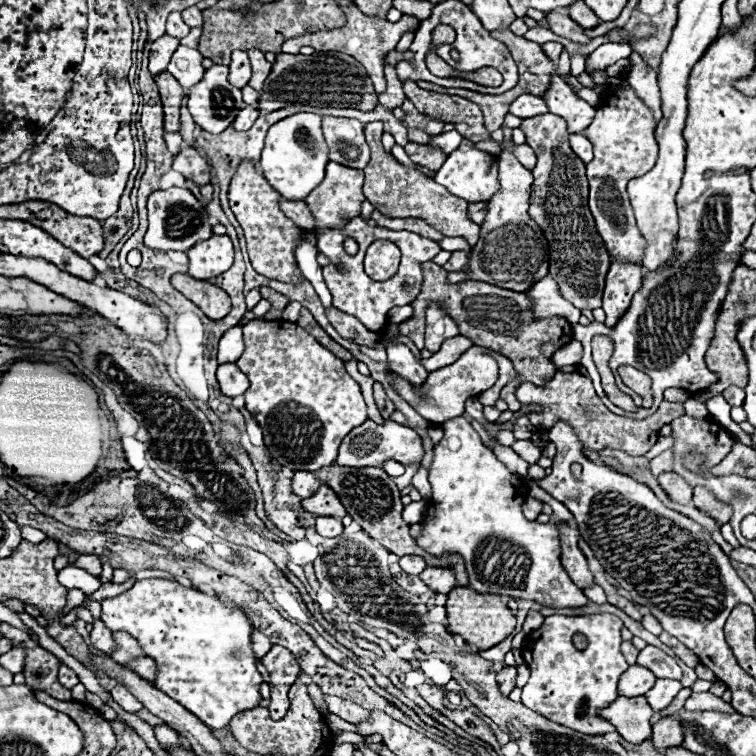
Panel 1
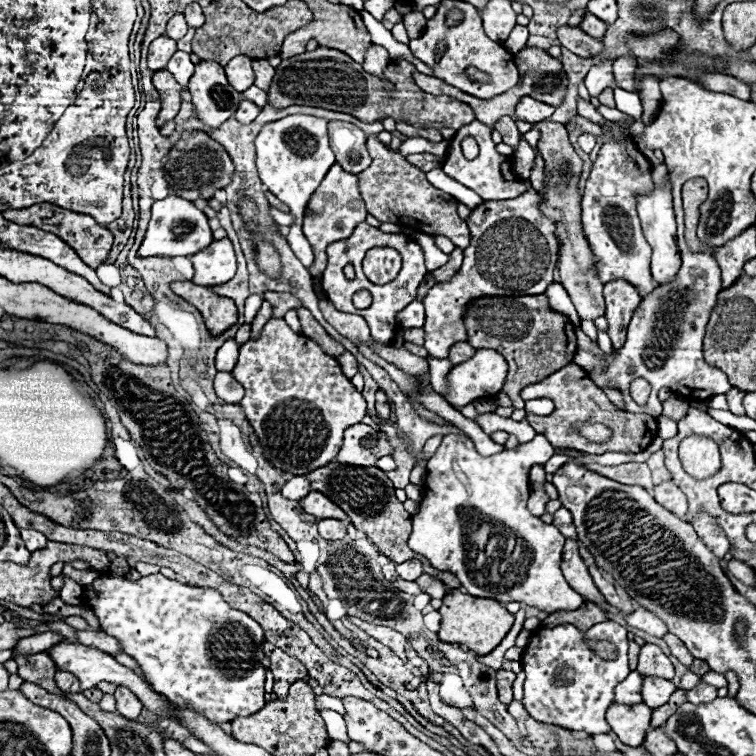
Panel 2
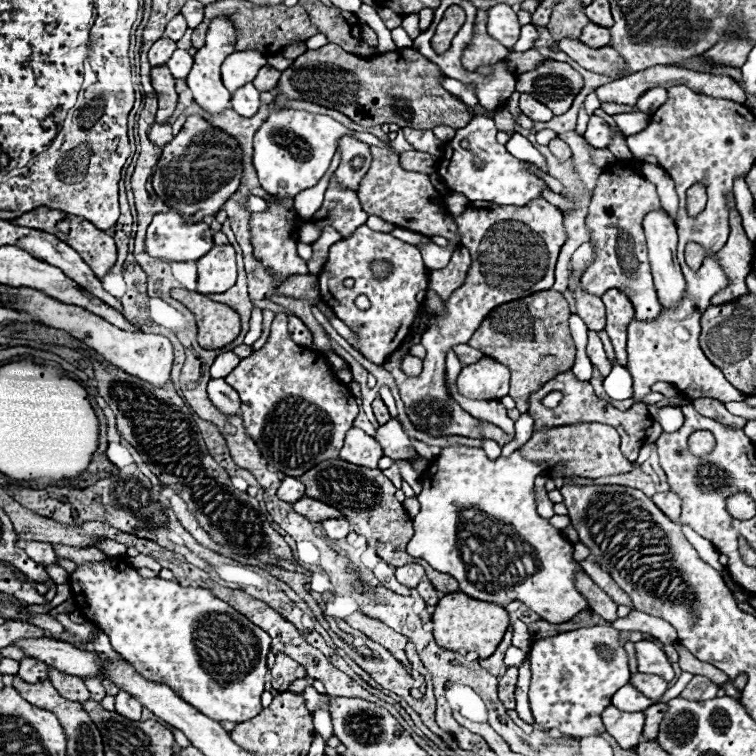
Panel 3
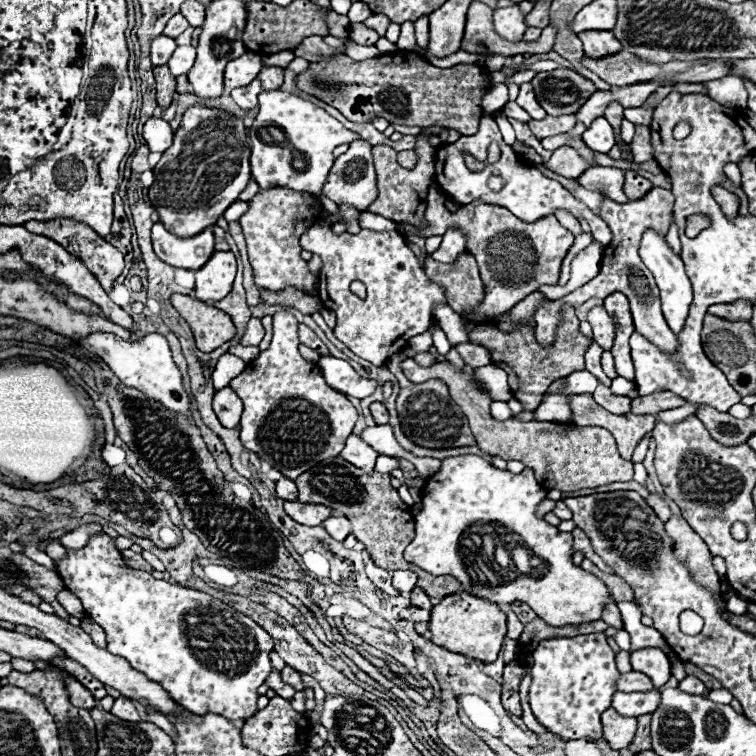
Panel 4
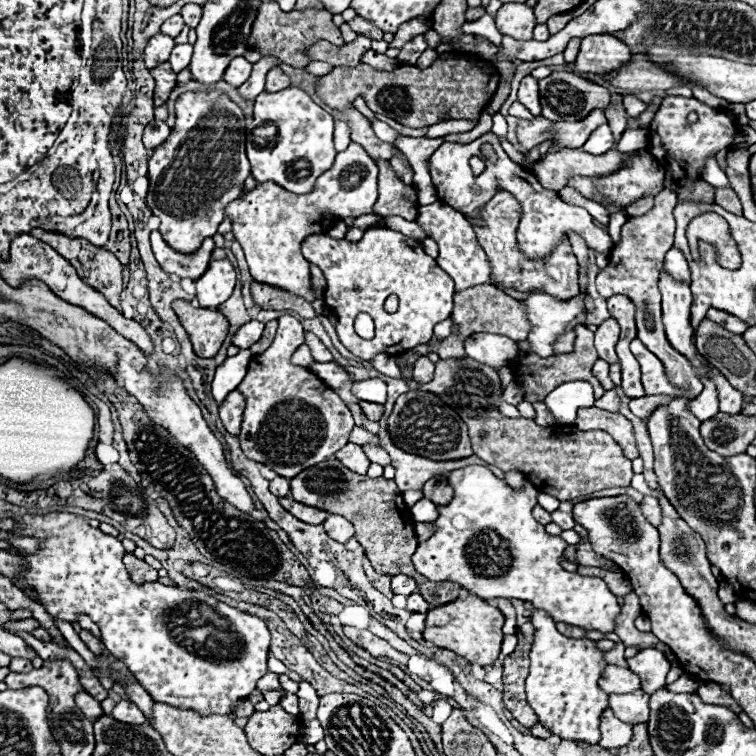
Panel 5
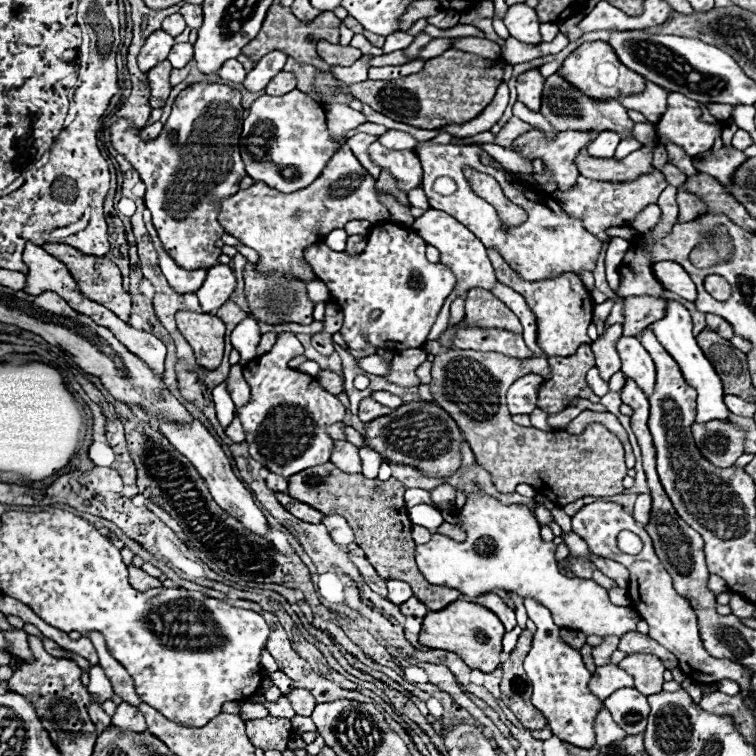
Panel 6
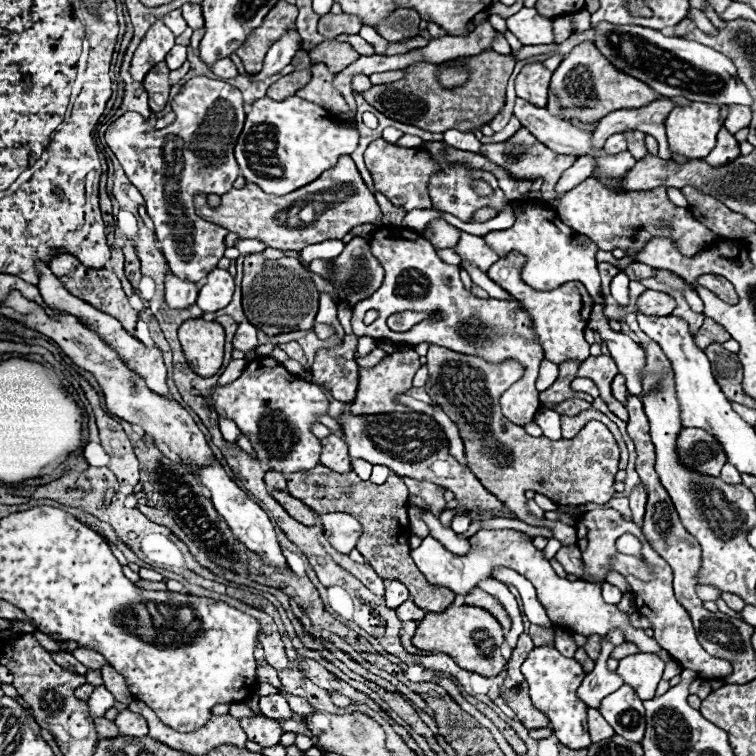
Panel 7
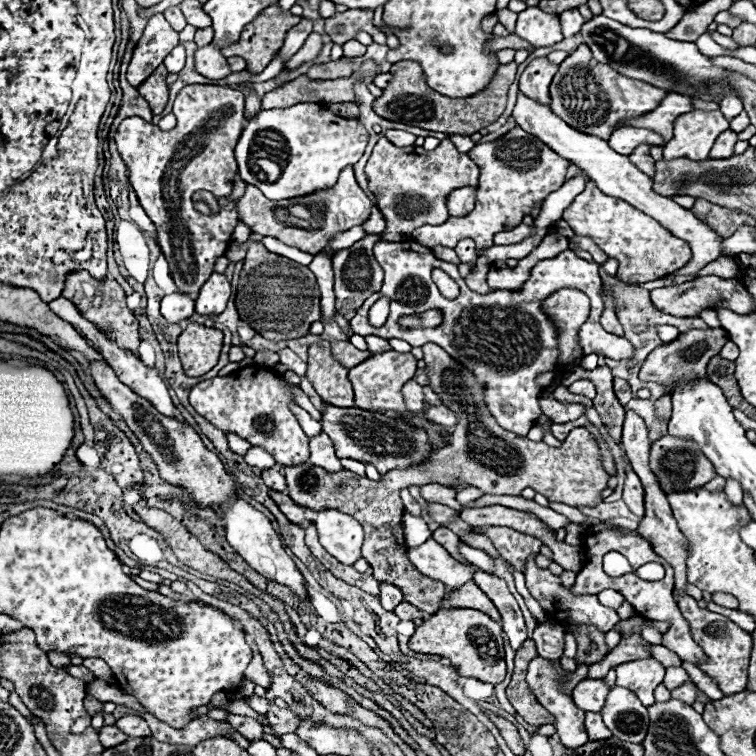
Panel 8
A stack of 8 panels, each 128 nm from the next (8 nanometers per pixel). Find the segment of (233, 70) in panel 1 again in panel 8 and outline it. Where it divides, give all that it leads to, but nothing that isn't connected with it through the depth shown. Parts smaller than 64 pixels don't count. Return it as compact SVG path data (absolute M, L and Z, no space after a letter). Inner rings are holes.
M212 44L196 50L196 70L206 78L216 78L216 80L232 74L226 58Z

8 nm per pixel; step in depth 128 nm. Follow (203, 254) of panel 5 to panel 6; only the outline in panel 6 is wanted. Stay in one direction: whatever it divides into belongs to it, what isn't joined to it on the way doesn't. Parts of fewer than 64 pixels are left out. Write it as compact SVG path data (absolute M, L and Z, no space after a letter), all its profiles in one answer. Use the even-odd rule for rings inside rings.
M152 222L145 223L148 235L152 238L156 252L158 252L158 262L162 268L162 274L166 276L166 280L170 282L170 286L178 292L178 294L186 294L186 292L194 292L198 290L198 286L202 286L204 278L206 278L206 268L198 268L198 270L182 270L162 248L162 242L158 240L158 234Z

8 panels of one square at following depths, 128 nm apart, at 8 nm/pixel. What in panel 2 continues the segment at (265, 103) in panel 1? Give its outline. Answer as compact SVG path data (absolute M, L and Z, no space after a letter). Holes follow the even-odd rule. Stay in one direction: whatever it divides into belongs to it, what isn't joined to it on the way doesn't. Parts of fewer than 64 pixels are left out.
M316 48L314 52L304 52L300 56L292 56L282 60L276 68L274 80L268 88L268 104L278 108L288 108L292 104L300 106L316 106L334 112L346 112L362 122L374 122L384 118L404 120L416 128L454 128L460 130L462 126L476 120L474 110L450 96L432 96L422 92L414 84L414 66L406 60L394 60L384 70L386 78L394 84L394 96L388 94L382 80L362 70L358 62L350 56L342 54L334 48Z

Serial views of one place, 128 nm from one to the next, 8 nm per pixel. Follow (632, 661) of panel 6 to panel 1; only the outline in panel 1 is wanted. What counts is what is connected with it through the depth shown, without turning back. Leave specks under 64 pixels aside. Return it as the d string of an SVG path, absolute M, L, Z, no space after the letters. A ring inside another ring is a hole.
M646 646L644 650L640 650L638 664L652 670L656 678L668 678L668 680L682 678L682 668L678 666L678 662L656 646Z

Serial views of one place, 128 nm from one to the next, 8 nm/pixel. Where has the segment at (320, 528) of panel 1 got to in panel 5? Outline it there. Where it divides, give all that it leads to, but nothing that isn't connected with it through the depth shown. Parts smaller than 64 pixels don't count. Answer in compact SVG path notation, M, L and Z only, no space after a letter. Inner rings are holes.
M330 514L330 518L326 518L322 522L324 530L330 534L330 538L334 538L336 542L348 542L354 536L354 526L352 522L348 522L346 518L338 516L338 514Z

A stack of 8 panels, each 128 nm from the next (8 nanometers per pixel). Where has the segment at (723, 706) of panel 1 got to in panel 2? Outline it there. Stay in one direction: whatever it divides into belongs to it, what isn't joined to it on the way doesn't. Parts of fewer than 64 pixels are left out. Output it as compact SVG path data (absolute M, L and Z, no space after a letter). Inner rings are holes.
M700 680L700 684L698 684L696 688L688 690L686 696L688 696L688 702L698 704L698 706L700 706L700 704L706 704L706 702L714 702L714 698L718 698L718 696L716 696L716 688L704 684L702 680Z

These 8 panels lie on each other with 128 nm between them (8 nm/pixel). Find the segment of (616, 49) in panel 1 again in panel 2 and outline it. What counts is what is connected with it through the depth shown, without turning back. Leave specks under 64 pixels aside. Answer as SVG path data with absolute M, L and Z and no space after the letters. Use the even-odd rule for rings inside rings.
M600 58L586 74L584 78L586 88L590 96L598 96L604 88L614 86L614 74L612 74L612 60L610 58ZM614 86L614 98L616 98L616 108L628 116L634 116L636 120L642 116L642 104L636 92L626 92L618 86Z

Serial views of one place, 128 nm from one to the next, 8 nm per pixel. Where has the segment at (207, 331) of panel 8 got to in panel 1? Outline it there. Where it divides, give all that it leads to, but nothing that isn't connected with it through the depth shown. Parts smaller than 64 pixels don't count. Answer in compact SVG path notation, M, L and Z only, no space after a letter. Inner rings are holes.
M174 274L172 286L180 290L188 300L192 300L210 320L224 318L232 308L230 296L222 288L206 280L196 280L190 274Z

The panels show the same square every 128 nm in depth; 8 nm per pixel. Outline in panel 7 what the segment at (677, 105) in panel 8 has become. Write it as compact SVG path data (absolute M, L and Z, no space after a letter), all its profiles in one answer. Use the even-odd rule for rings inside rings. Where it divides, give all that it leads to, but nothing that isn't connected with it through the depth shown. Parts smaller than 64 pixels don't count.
M654 100L648 106L642 108L632 108L632 110L616 110L610 112L606 118L600 120L600 126L592 132L592 150L598 152L604 146L604 140L620 130L640 130L646 134L652 134L658 140L658 156L662 160L670 160L670 150L666 142L666 132L664 132L664 120L666 114L674 108L674 102L670 100Z

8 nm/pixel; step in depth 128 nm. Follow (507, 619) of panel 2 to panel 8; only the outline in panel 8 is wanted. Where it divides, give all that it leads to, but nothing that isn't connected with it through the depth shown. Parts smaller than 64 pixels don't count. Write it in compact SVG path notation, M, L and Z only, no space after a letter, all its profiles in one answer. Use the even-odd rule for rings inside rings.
M438 610L430 616L430 620L416 626L416 632L410 638L408 646L410 650L420 654L438 654L442 658L450 658L452 666L458 670L460 676L498 684L504 680L506 674L502 626L480 610Z

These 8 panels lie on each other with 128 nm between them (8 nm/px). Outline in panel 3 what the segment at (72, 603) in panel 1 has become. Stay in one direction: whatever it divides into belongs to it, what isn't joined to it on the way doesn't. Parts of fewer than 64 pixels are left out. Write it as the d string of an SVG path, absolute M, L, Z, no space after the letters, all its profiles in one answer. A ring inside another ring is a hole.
M50 564L50 566L46 566L46 572L50 574L50 578L52 578L52 582L54 582L54 584L68 584L68 580L70 580L68 572L66 572L64 568L56 566L56 564Z

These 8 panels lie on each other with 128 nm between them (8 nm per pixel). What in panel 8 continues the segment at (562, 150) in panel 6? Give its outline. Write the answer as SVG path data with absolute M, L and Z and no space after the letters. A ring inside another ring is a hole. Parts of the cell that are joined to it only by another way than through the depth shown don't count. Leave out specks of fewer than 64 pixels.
M512 128L508 134L494 142L476 144L470 152L470 158L480 166L478 178L478 200L476 208L462 218L448 218L440 226L420 226L412 232L412 240L422 246L446 246L454 248L462 238L472 238L478 248L492 246L492 236L504 230L504 224L512 228L518 226L524 214L530 214L534 204L540 204L552 190L562 186L566 178L566 170L570 166L568 160L554 154L546 144L542 144L532 134L522 128Z

